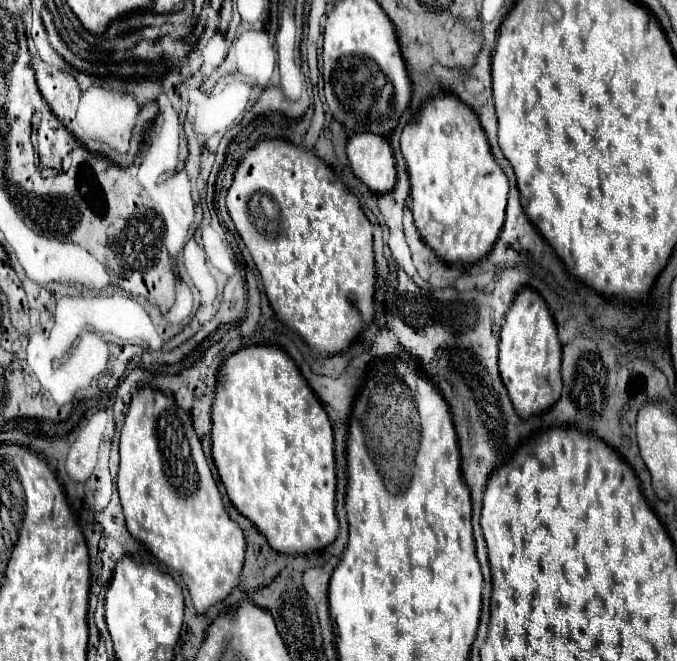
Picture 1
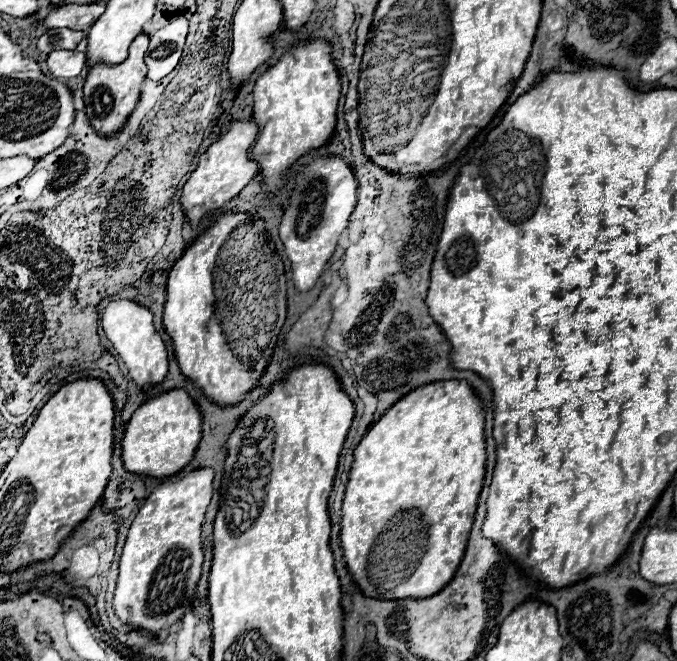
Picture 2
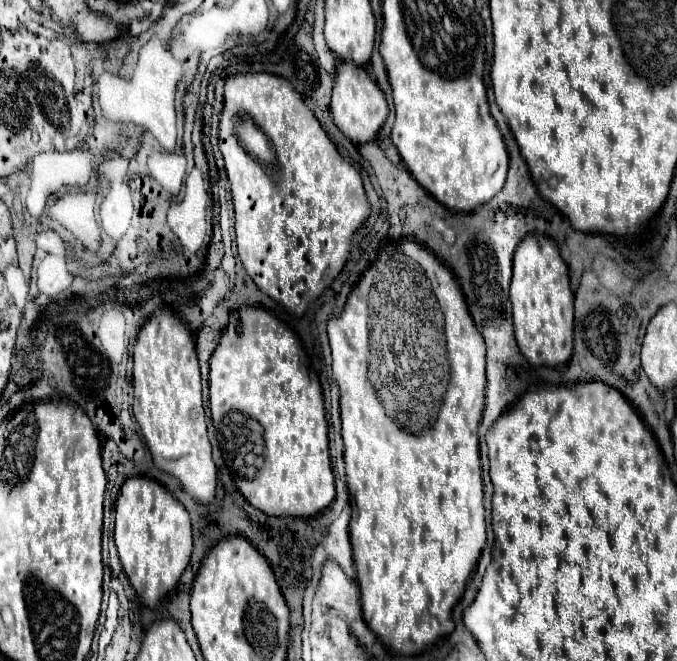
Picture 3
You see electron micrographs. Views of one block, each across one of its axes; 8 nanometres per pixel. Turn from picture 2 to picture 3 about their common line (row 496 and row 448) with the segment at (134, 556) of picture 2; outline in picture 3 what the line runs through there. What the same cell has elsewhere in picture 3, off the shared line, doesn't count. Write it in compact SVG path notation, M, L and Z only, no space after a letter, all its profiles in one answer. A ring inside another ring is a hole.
M158 310L142 326L134 344L132 376L132 412L156 468L174 476L196 502L210 504L216 492L216 466L206 434L200 366L188 326L170 310Z

